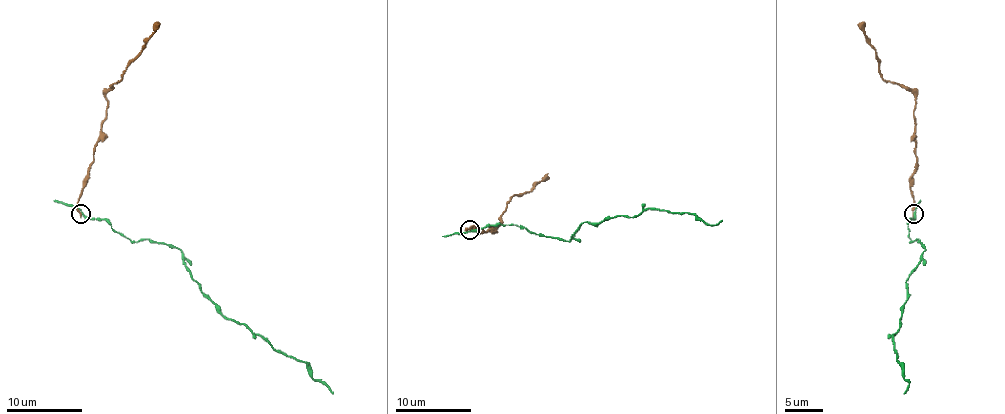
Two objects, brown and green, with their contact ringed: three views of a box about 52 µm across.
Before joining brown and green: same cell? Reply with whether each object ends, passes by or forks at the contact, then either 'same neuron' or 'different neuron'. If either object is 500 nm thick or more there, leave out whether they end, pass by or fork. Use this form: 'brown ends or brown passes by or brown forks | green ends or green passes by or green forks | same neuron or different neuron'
brown ends | green passes by | same neuron

